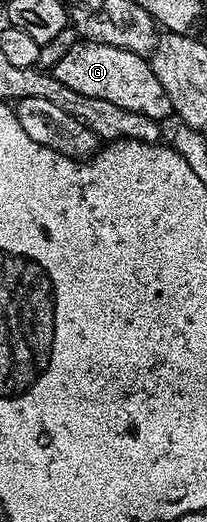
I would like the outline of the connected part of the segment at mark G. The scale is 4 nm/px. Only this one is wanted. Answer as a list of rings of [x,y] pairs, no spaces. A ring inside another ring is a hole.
[[[81,39],[75,47],[71,47],[71,51],[67,51],[67,55],[63,55],[63,59],[59,59],[59,63],[55,63],[51,72],[55,79],[59,79],[59,83],[63,83],[63,87],[71,87],[71,91],[79,91],[79,95],[91,95],[91,99],[107,99],[115,103],[115,107],[123,107],[123,111],[139,111],[139,115],[147,115],[159,122],[164,122],[165,116],[168,118],[172,114],[171,99],[167,99],[163,83],[155,79],[152,64],[144,56],[129,50]]]

